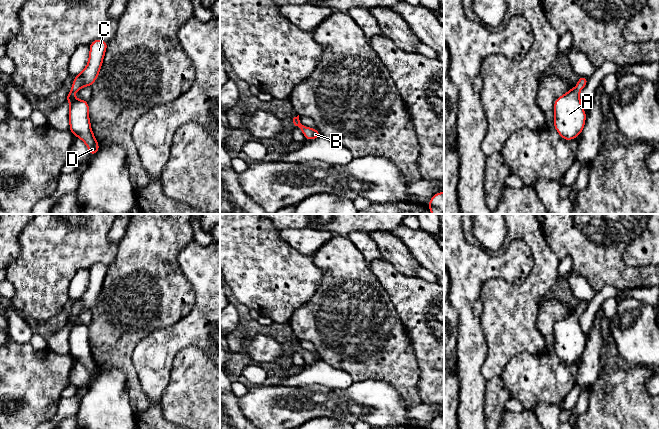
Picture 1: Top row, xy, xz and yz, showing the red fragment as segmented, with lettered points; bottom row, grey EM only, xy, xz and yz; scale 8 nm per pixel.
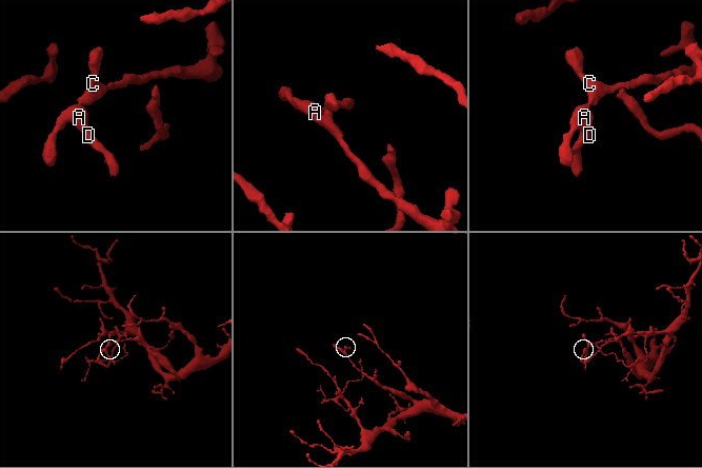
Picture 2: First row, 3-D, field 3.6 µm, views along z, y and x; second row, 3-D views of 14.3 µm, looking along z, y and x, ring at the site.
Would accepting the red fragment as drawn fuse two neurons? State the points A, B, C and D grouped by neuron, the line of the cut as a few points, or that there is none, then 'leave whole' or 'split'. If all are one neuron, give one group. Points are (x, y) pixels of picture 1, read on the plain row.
groups A B C D; cut none; leave whole

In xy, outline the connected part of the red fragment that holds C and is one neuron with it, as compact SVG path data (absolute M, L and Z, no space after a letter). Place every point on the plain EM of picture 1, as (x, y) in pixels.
M96 263L89 269L88 288L78 300L74 301L72 312L66 323L66 326L70 327L69 354L87 369L91 380L98 376L100 370L91 354L89 327L83 323L77 324L74 317L85 310L91 311L95 306L102 290L107 269L108 267L102 263Z

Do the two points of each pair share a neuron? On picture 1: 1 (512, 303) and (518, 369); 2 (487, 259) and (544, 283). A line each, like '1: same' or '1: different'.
1: different
2: different

